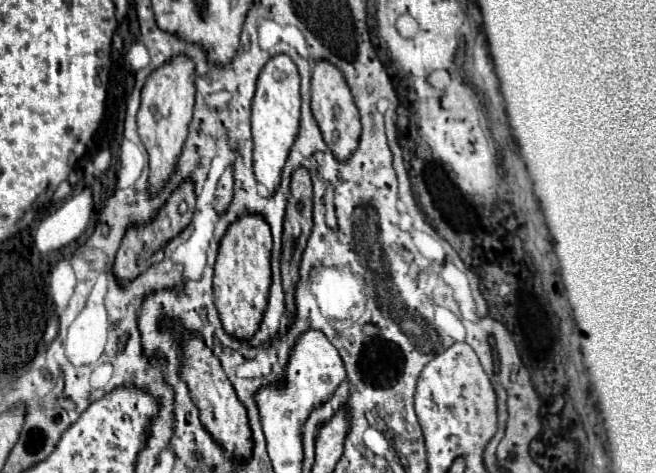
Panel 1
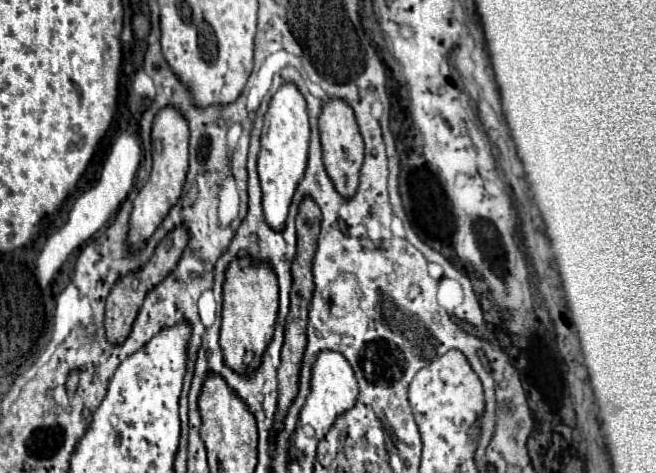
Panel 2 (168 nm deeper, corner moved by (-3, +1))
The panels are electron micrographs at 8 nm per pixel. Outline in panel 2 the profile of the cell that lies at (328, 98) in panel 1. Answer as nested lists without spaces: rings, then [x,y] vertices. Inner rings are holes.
[[[330,99],[322,107],[320,115],[320,139],[322,139],[322,159],[326,173],[330,181],[334,183],[334,189],[346,197],[352,199],[354,191],[358,189],[358,173],[364,161],[364,141],[358,131],[354,111],[342,101],[342,99]]]

